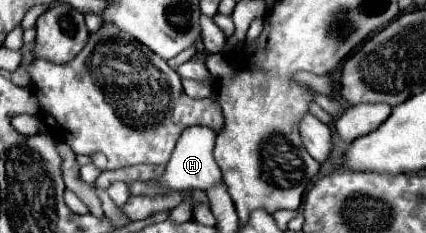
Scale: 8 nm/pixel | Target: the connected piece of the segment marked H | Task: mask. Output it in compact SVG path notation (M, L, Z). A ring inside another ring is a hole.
M191 126L186 128L177 140L177 146L171 154L171 160L165 168L165 172L157 178L157 182L169 190L209 190L223 182L221 170L213 158L213 144L215 144L214 130L209 130L206 126Z

